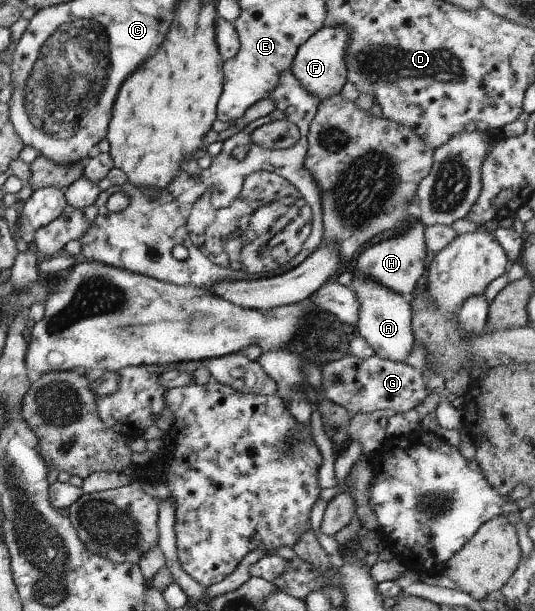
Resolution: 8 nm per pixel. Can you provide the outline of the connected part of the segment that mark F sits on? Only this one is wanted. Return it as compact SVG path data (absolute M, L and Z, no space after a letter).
M321 27L297 48L290 63L289 70L297 83L321 102L339 94L339 90L345 85L344 47L347 38L346 31L340 27Z

